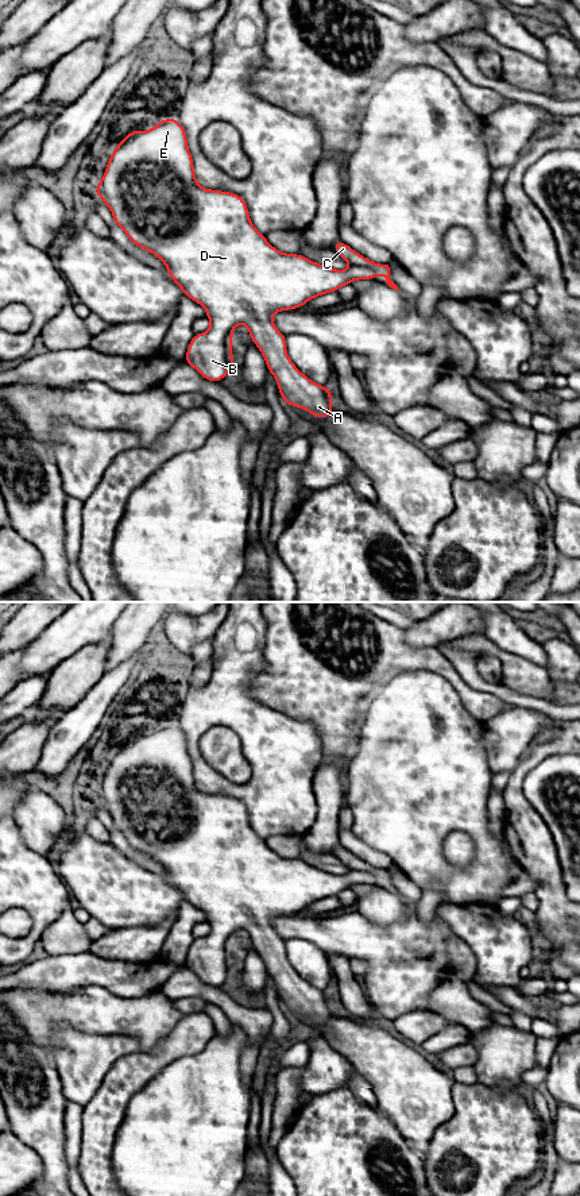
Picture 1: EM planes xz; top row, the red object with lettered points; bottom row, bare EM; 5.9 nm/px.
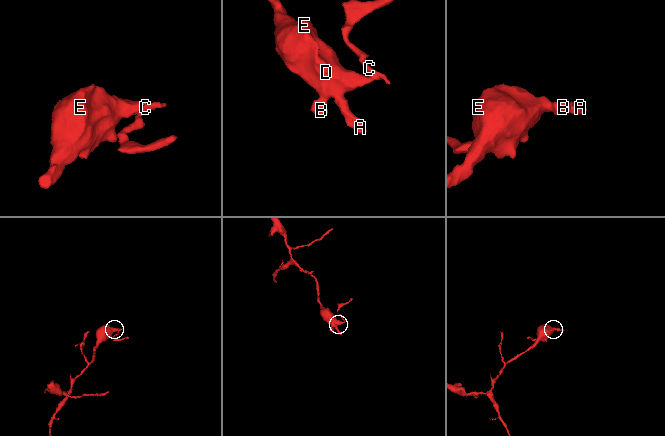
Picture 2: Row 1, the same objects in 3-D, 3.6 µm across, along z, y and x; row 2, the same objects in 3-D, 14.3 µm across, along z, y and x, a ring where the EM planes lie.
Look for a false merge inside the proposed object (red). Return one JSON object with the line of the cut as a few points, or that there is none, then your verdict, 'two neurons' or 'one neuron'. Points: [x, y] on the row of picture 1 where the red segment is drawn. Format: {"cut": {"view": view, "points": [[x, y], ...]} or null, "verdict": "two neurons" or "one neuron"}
{"cut": {"view": "xz", "points": [[351, 265], [362, 265], [372, 272]]}, "verdict": "two neurons"}

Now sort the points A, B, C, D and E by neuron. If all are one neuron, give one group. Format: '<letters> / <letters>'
A B D E / C

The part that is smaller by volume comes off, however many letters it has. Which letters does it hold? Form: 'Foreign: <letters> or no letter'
Foreign: C

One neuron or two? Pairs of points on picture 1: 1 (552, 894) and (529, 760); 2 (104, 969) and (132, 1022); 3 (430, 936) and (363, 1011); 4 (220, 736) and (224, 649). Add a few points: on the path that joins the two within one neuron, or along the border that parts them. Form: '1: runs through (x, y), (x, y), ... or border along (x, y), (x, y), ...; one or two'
1: runs through (540, 860), (514, 813), (514, 794); one
2: border along (89, 984), (100, 984), (118, 995), (150, 994); two
3: border along (363, 988), (367, 1000), (378, 1015); two
4: border along (197, 744), (211, 728), (227, 726), (242, 749); two

